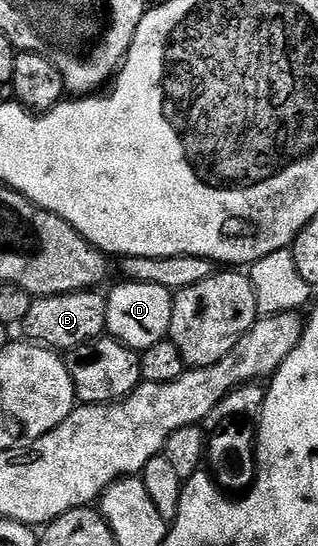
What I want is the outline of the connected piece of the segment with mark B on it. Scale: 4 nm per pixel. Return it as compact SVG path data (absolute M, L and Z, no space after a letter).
M96 290L66 293L61 296L34 298L21 322L24 338L56 351L70 351L83 342L102 336L107 328L106 296Z

